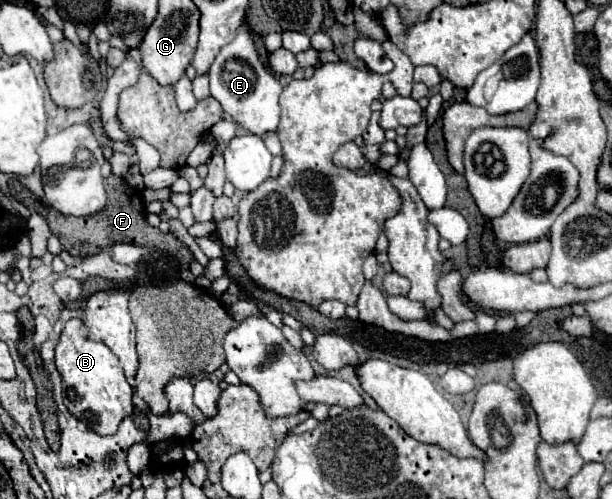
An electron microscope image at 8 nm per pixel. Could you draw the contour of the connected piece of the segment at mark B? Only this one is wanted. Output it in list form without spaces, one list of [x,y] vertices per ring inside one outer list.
[[[72,318],[64,324],[56,344],[56,368],[62,376],[64,404],[96,434],[114,434],[118,424],[132,414],[132,388],[120,368],[118,358],[102,342],[88,338],[88,330],[80,318]]]

